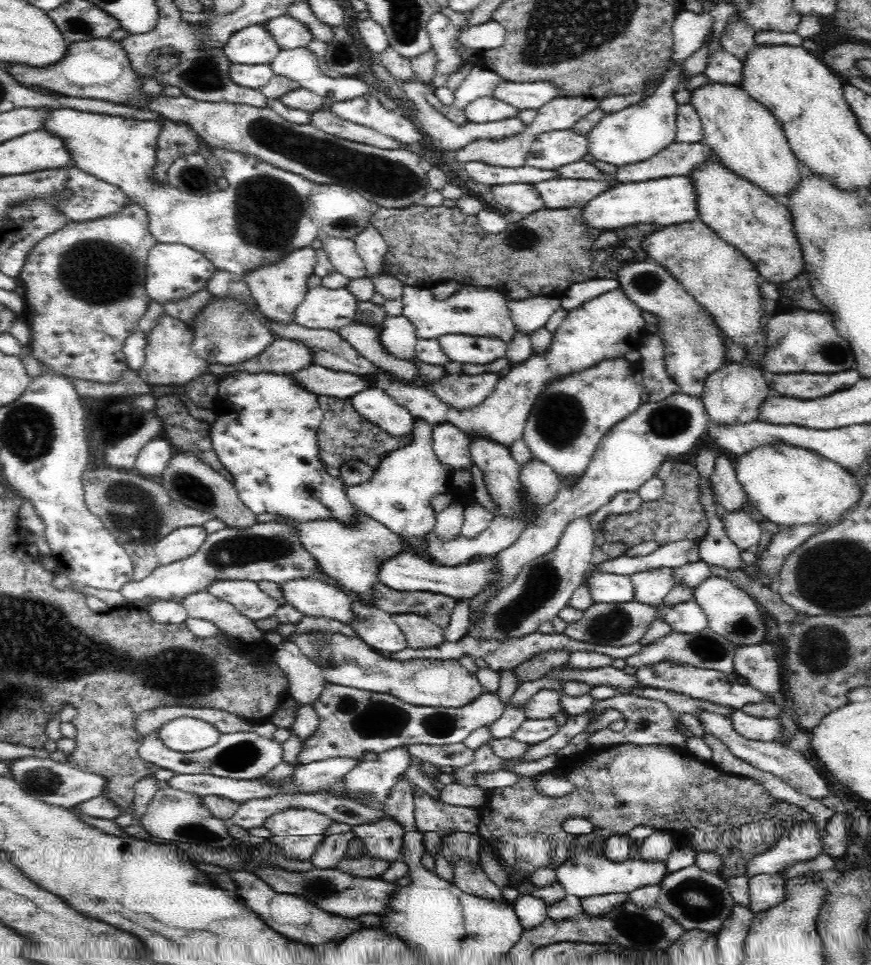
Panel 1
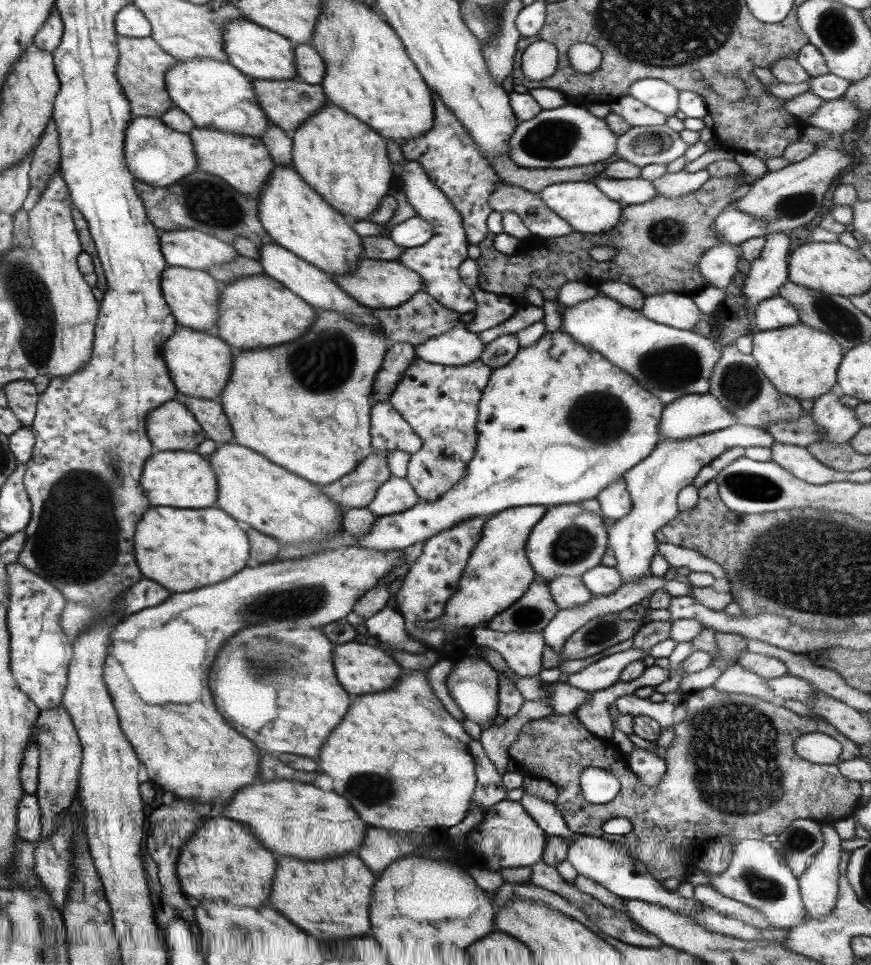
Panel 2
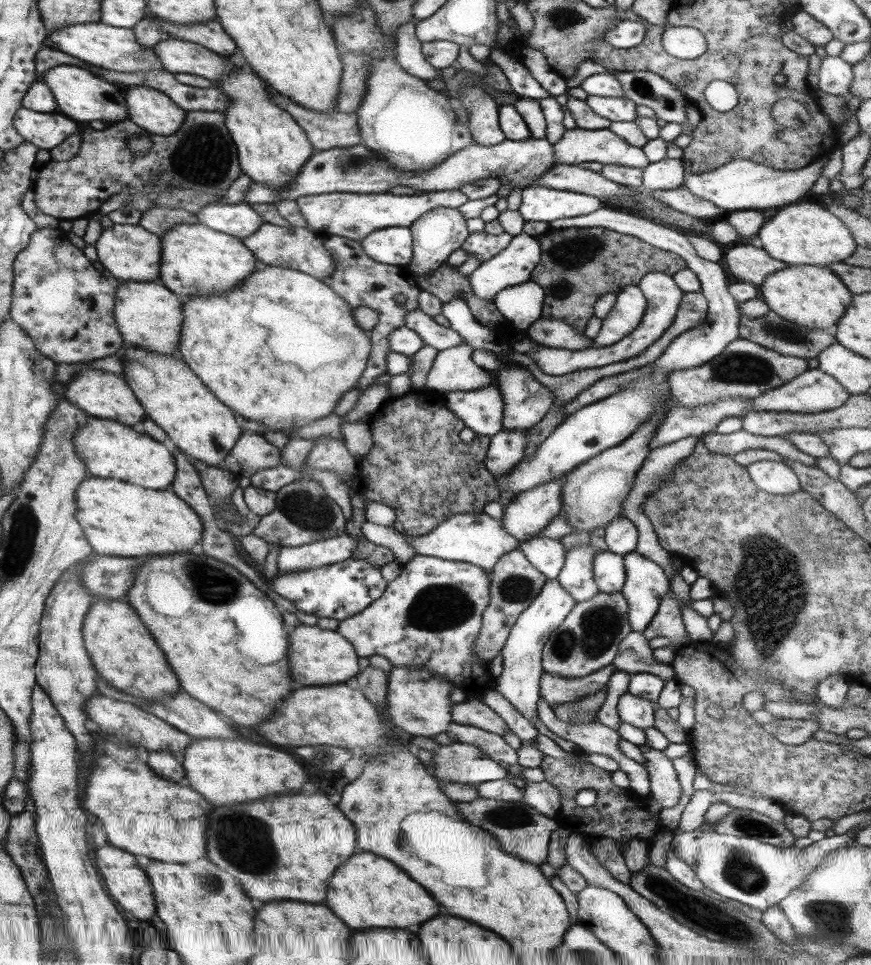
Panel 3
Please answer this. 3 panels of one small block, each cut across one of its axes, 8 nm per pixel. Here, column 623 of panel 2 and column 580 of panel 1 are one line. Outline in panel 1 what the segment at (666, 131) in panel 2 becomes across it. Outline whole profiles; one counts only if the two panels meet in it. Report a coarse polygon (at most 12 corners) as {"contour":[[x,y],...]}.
{"contour":[[550,129],[532,140],[526,166],[560,170],[589,154],[588,135]]}

